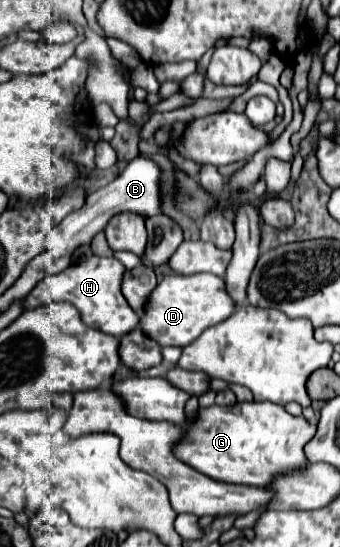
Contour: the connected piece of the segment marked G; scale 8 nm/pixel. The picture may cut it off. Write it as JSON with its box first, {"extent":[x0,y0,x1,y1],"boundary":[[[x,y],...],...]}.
{"extent":[176,403,316,487],"boundary":[[[236,403],[234,407],[212,405],[200,409],[196,423],[188,427],[188,435],[176,445],[178,459],[200,473],[238,485],[268,487],[276,477],[302,471],[308,465],[304,445],[316,435],[316,423],[290,415],[278,403]]]}

